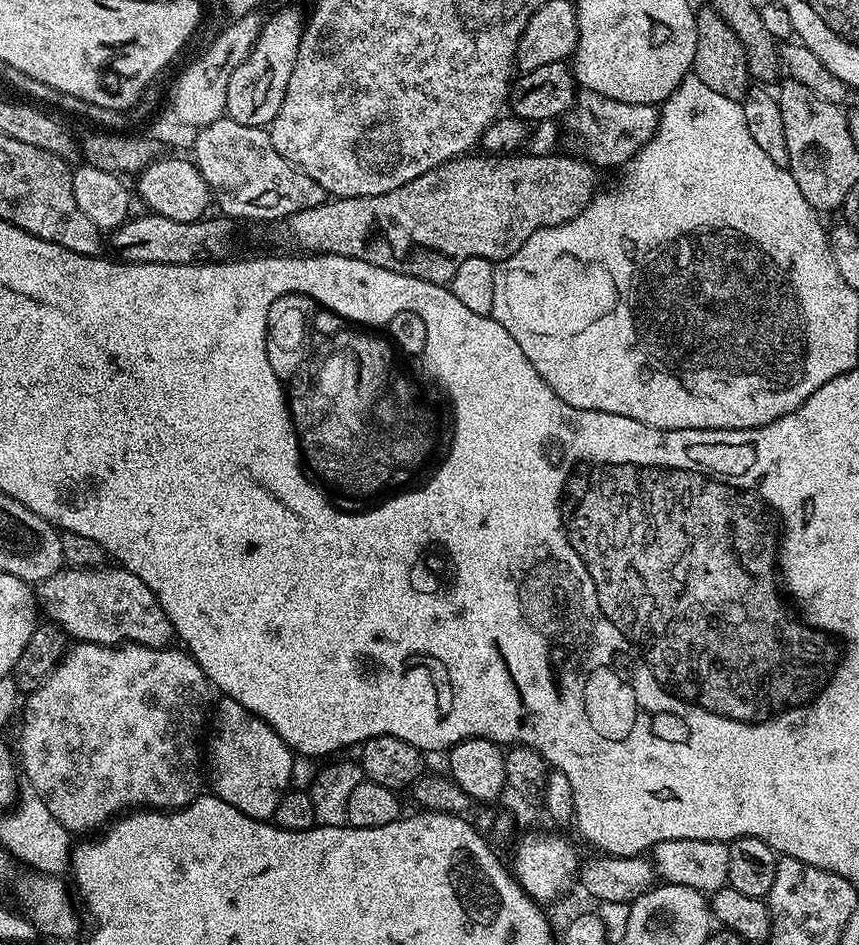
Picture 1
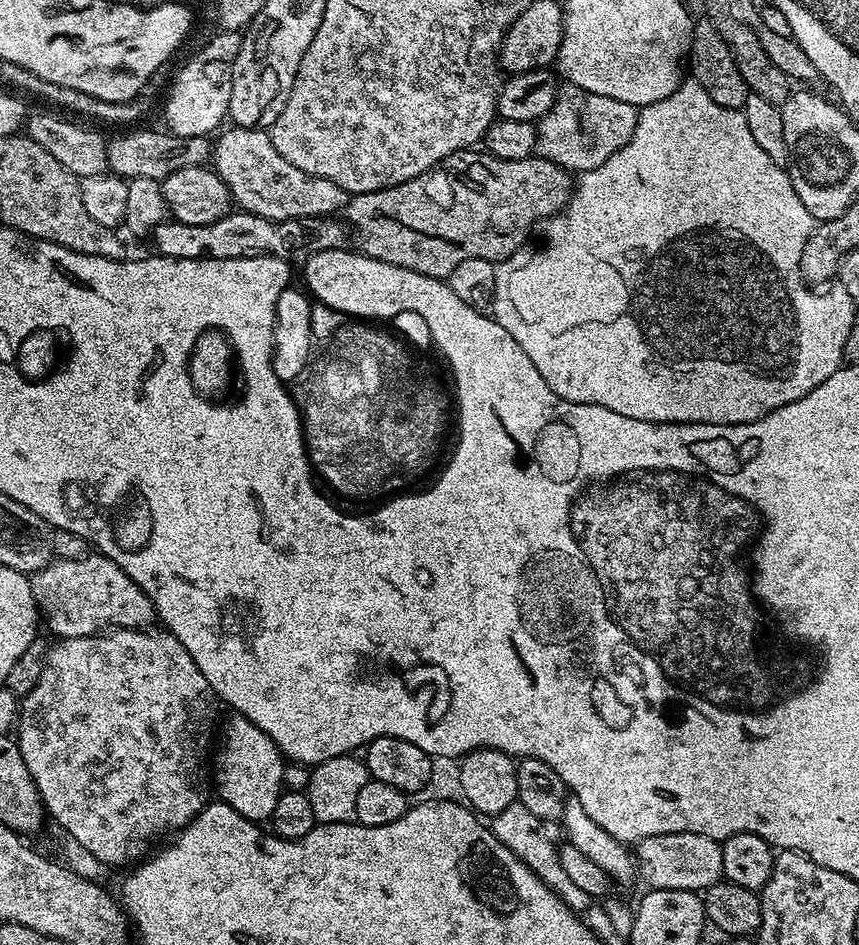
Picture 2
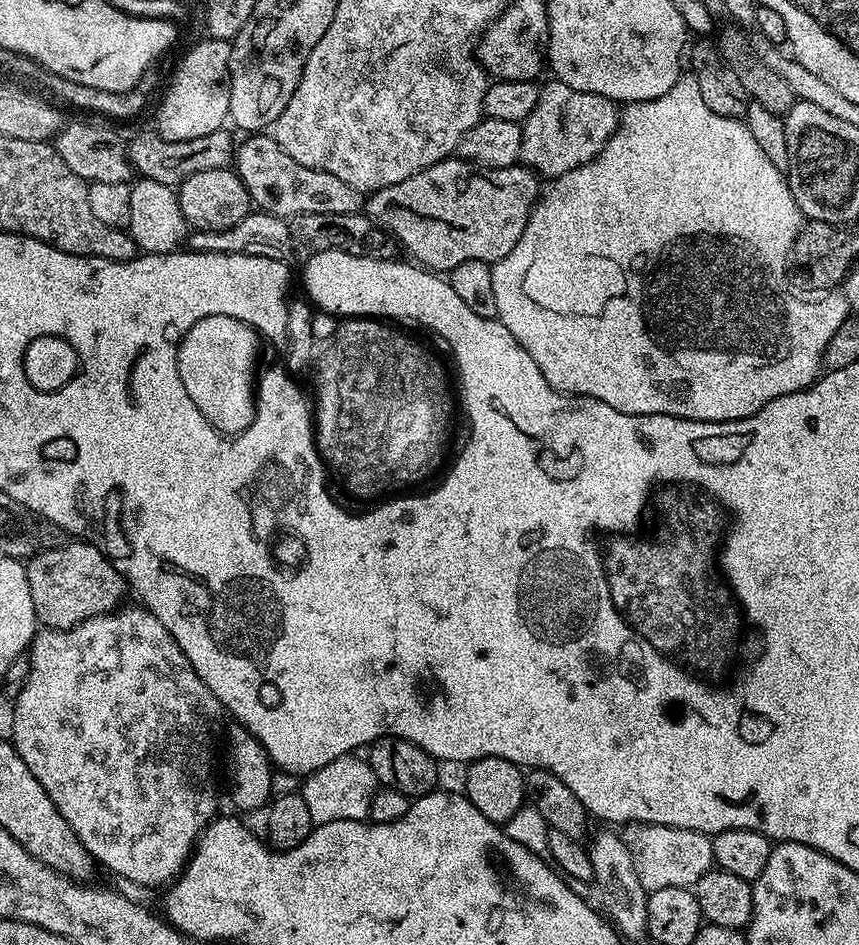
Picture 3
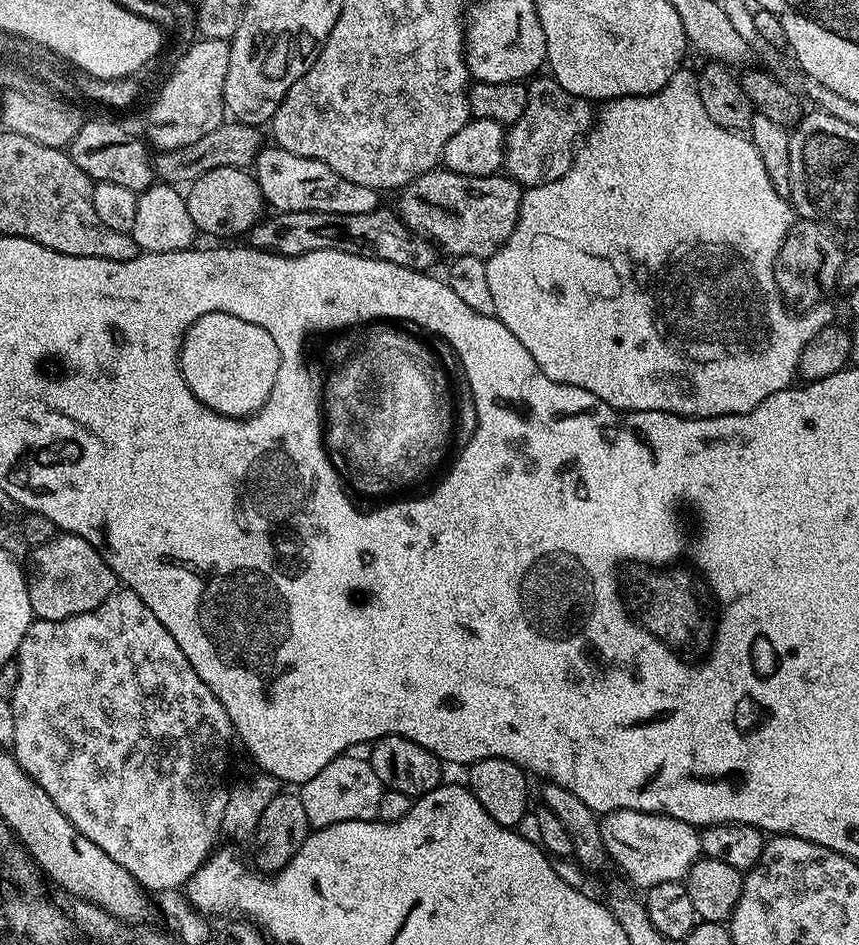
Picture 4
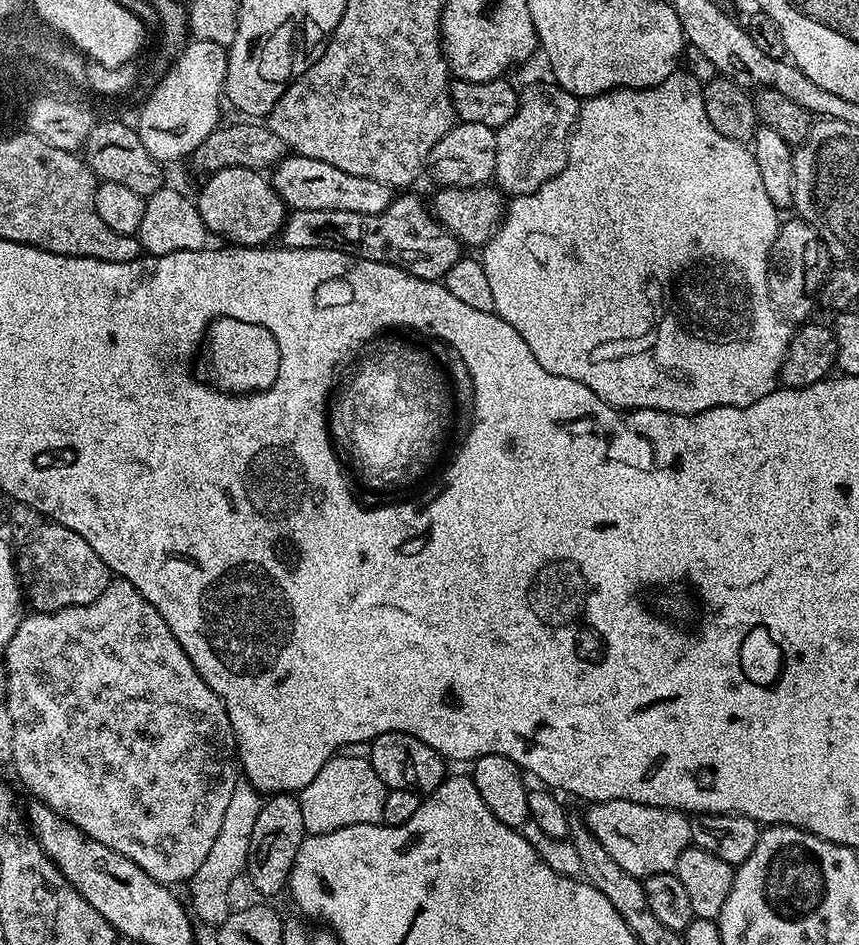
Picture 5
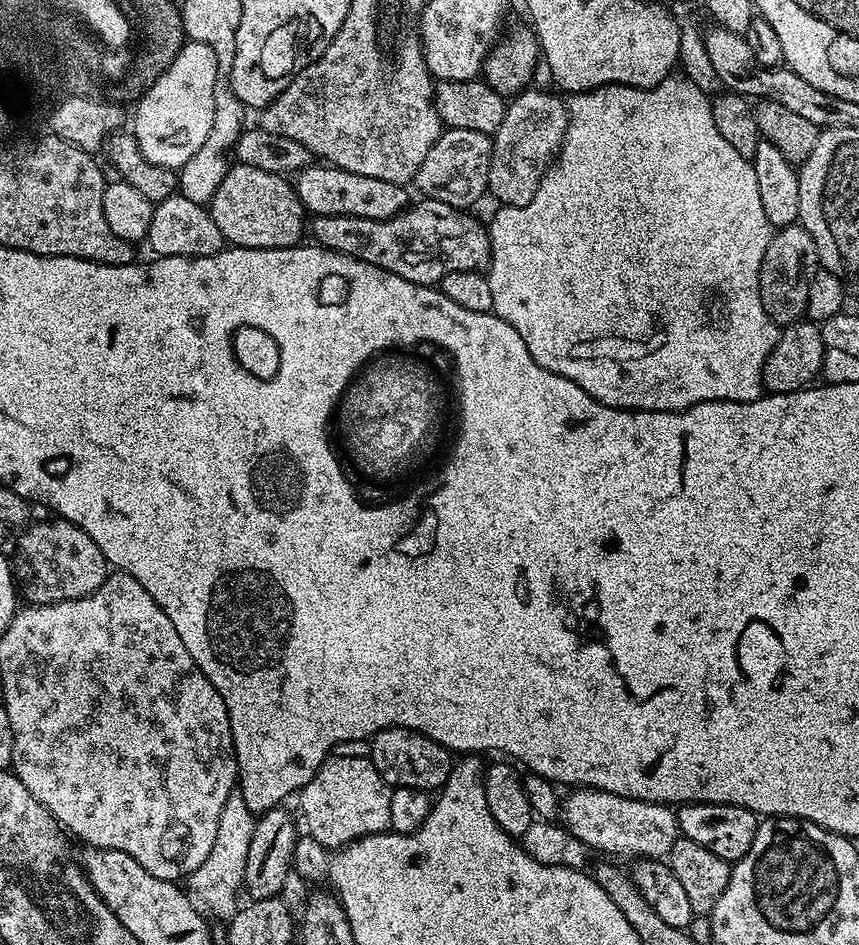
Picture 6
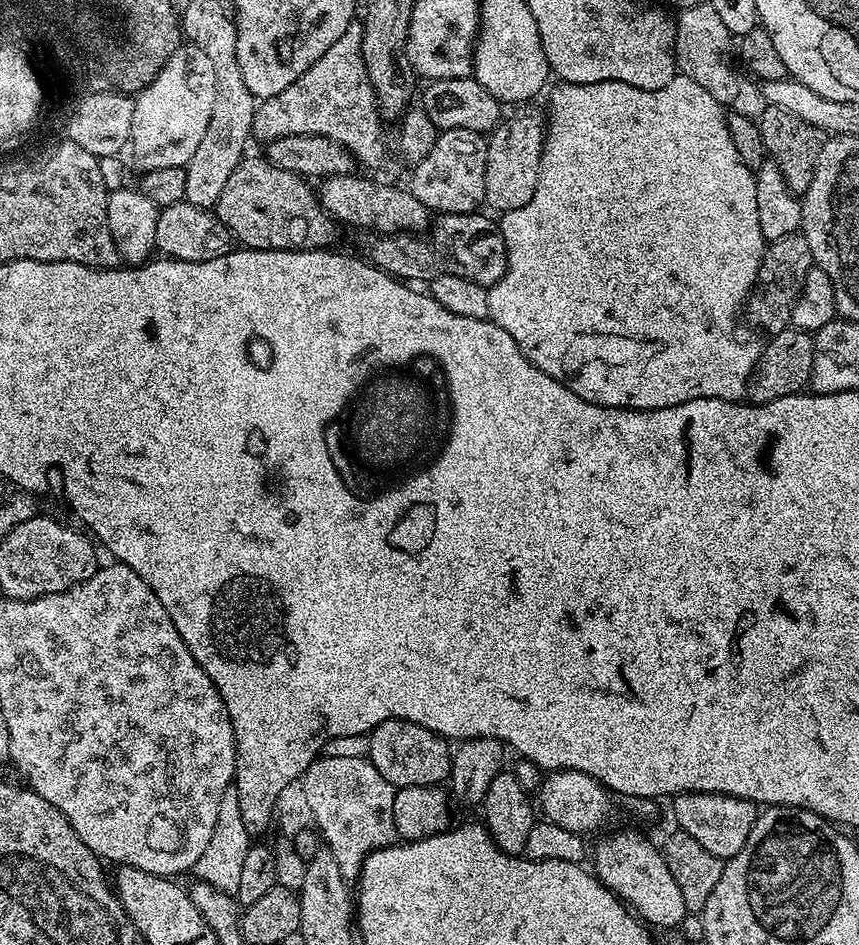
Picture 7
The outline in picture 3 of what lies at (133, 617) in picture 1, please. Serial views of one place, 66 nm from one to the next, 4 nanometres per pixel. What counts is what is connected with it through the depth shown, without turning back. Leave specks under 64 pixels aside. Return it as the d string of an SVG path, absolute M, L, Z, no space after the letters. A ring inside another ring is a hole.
M69 542L66 546L45 548L37 551L26 564L30 582L30 598L34 598L34 614L43 627L57 628L65 632L67 628L78 626L95 616L104 616L121 607L120 600L126 593L126 581L108 557L103 556L94 545L87 542Z

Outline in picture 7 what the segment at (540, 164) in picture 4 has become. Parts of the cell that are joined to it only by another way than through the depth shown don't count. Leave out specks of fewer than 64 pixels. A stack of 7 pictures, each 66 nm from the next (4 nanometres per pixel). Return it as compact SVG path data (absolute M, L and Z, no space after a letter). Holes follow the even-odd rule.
M528 110L517 111L520 112L517 116L509 120L507 117L497 124L487 137L484 200L487 206L497 208L500 214L526 206L526 202L534 198L534 190L540 181L538 170L544 153L546 116L543 111L524 111Z

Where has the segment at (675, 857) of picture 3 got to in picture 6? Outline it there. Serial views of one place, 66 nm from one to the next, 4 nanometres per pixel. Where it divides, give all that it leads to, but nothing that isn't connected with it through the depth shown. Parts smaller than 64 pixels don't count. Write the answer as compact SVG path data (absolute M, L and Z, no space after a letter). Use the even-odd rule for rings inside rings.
M576 788L559 801L559 819L566 830L588 849L605 852L605 857L632 856L642 860L667 857L670 846L680 836L676 812L669 805L631 800L597 788Z

